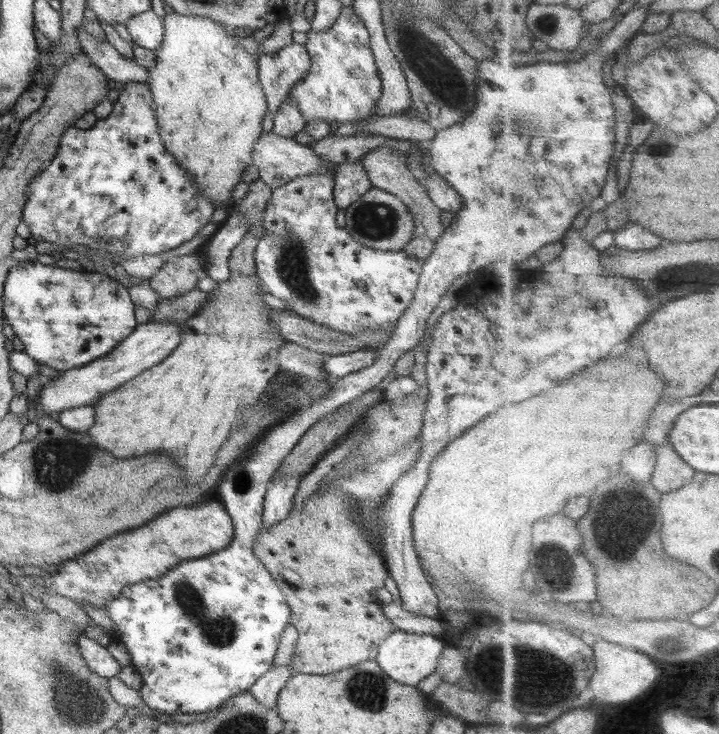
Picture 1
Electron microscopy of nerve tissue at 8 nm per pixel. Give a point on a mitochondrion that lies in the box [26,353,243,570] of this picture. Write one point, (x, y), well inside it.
(52, 457)

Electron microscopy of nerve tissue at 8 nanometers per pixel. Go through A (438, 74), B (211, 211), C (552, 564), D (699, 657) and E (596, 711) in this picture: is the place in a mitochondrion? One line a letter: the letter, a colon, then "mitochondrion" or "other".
A: mitochondrion
B: other
C: mitochondrion
D: mitochondrion
E: other

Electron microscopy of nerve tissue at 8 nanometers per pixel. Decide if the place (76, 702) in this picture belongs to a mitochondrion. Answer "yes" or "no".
yes

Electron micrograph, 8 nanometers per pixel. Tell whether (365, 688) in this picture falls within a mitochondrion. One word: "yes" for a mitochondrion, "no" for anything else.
yes

